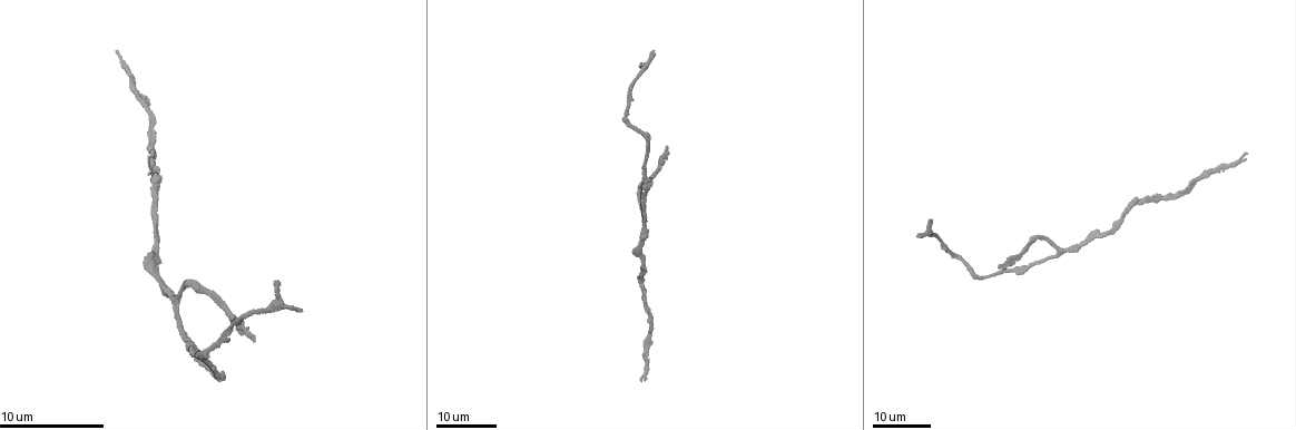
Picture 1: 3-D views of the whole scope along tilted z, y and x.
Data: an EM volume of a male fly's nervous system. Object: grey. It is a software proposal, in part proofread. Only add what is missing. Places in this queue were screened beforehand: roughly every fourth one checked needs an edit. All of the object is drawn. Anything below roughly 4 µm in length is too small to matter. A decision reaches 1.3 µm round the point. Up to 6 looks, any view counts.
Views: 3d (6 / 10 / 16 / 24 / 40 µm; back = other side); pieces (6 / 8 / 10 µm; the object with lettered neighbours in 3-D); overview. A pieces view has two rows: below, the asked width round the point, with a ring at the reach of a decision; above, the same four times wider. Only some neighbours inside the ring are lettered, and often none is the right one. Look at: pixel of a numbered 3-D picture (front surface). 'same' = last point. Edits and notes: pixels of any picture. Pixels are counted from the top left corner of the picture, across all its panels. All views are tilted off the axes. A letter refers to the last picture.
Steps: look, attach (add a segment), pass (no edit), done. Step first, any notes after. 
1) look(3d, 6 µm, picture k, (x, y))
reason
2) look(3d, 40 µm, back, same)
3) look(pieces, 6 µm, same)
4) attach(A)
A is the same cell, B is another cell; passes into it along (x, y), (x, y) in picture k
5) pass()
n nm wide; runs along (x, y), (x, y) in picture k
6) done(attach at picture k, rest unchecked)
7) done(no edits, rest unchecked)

look(3d, 24 µm, picture 1, (919, 236))
long arm stops here

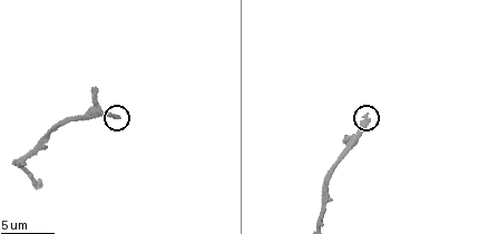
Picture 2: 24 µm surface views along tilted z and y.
look(pieces, 6 µm, picture 2, (365, 116))

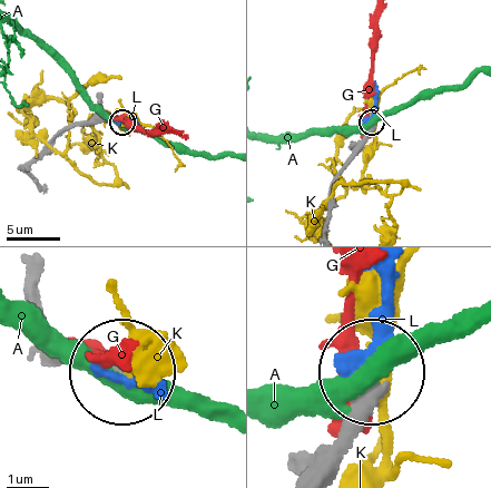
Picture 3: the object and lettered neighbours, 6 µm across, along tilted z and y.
attach(L)
L is the same cell, A, G and K are other cells; passes into it along (53, 362), (150, 382) in picture 3; the neuron continues

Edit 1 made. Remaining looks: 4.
look(overview)
redraw

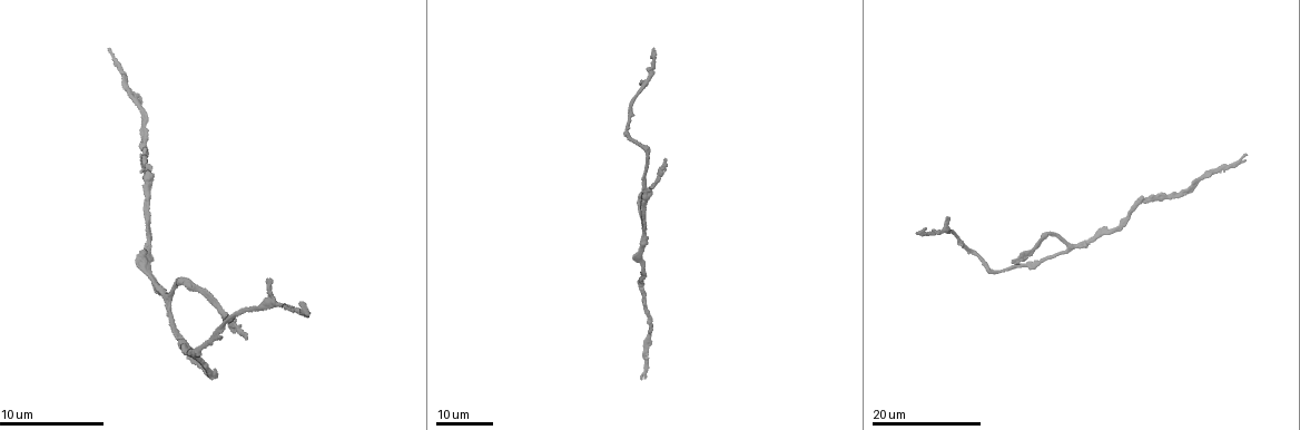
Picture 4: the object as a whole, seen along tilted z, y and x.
look(3d, 16 µm, picture 4, (1013, 262))
long arm stops here

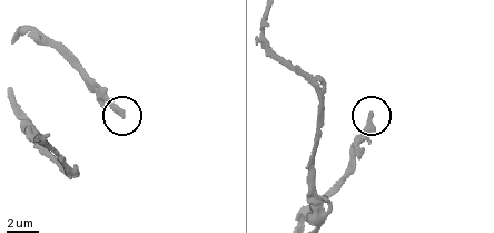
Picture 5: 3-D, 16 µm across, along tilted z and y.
look(pieces, 10 µm, picture 5, (123, 113))

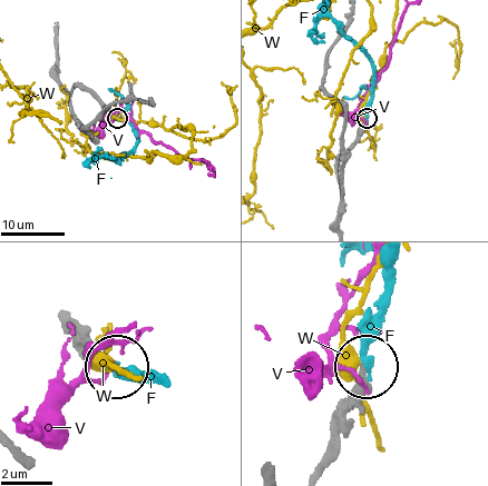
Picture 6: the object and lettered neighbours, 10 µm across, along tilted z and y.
attach(F)
F is the same cell, V and W are other cells; passes into it along (358, 134), (372, 98), (374, 76), (371, 60), (345, 33) in picture 6; the neuron continues

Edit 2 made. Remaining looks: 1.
done(attach at picture 3, attach at picture 6, rest unchecked)

